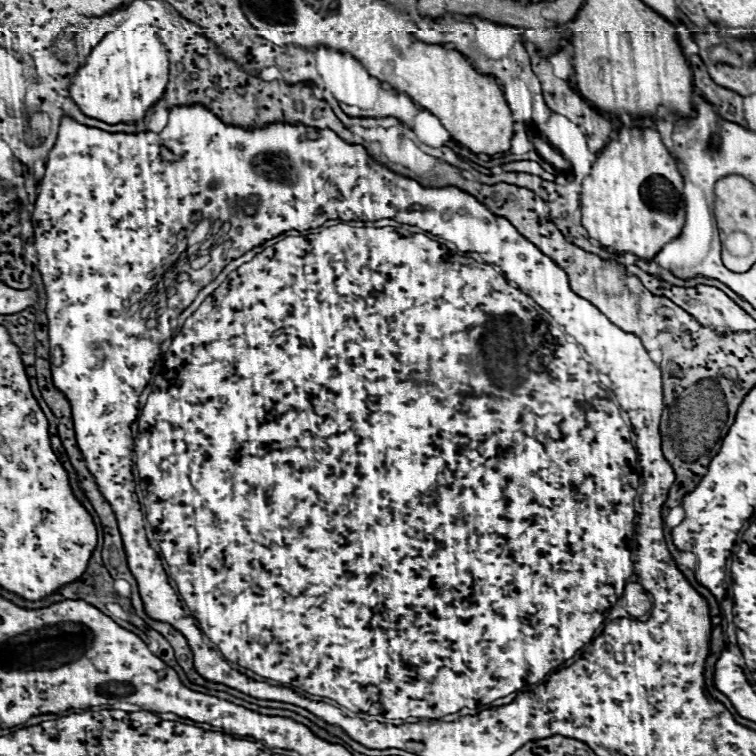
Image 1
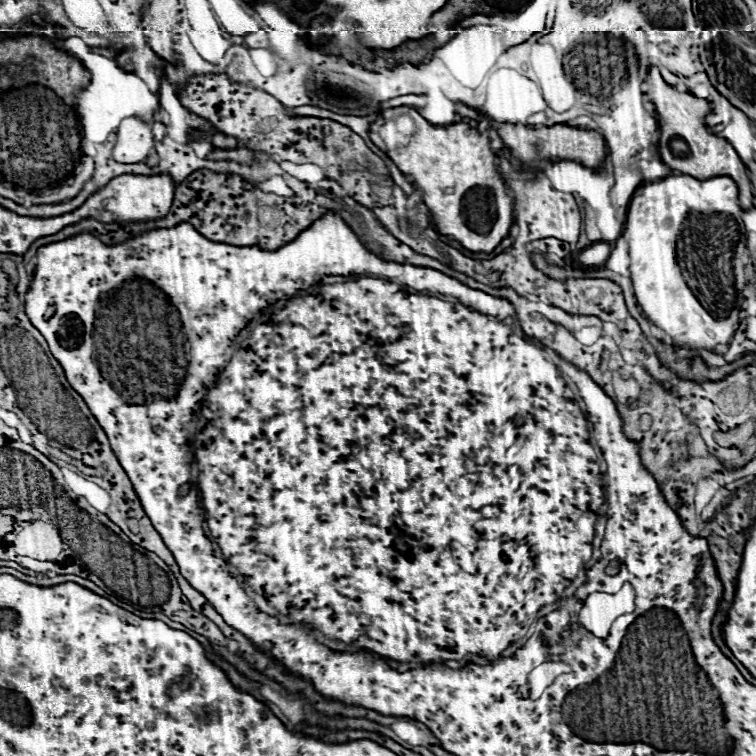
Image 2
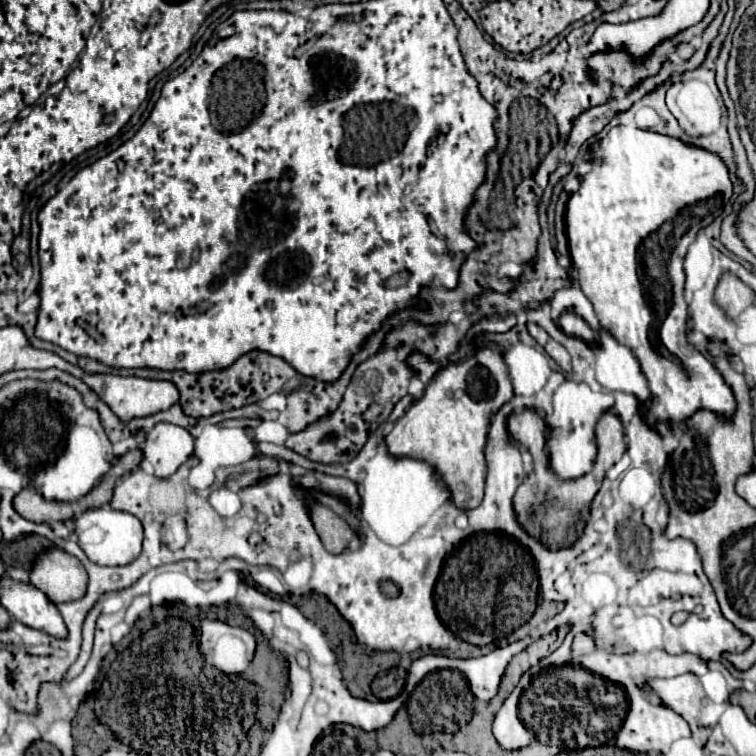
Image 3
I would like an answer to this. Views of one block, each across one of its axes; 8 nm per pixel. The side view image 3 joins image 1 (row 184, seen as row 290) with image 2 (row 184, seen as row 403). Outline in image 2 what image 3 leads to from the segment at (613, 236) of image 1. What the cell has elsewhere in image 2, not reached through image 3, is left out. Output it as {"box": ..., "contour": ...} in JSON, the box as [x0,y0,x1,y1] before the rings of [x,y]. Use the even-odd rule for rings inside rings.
{"box":[622,176,746,352],"contour":[[[666,176],[654,184],[646,184],[630,200],[622,238],[628,242],[634,294],[644,314],[672,336],[678,348],[698,352],[712,350],[716,344],[728,344],[734,336],[734,324],[740,320],[740,304],[744,300],[742,288],[736,288],[738,268],[740,274],[744,270],[740,258],[746,254],[746,234],[740,216],[742,208],[738,204],[738,188],[728,176],[716,176],[710,180],[696,180],[694,176]],[[678,258],[686,258],[686,270],[684,266],[678,266]]]}

